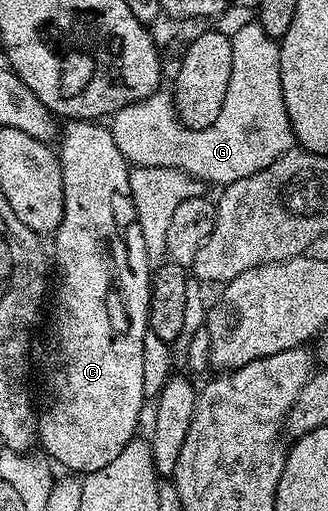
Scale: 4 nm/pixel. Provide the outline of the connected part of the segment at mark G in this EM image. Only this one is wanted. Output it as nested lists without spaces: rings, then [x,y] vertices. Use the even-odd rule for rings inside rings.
[[[256,20],[242,23],[231,32],[230,39],[232,71],[229,87],[218,118],[208,128],[192,130],[184,126],[176,113],[173,91],[168,88],[157,88],[150,96],[134,104],[126,104],[111,115],[114,144],[118,144],[118,152],[122,152],[133,167],[180,170],[205,184],[213,182],[216,188],[223,188],[234,180],[262,172],[262,168],[272,161],[273,152],[285,145],[280,135],[287,119],[279,82],[280,42],[267,35]]]

